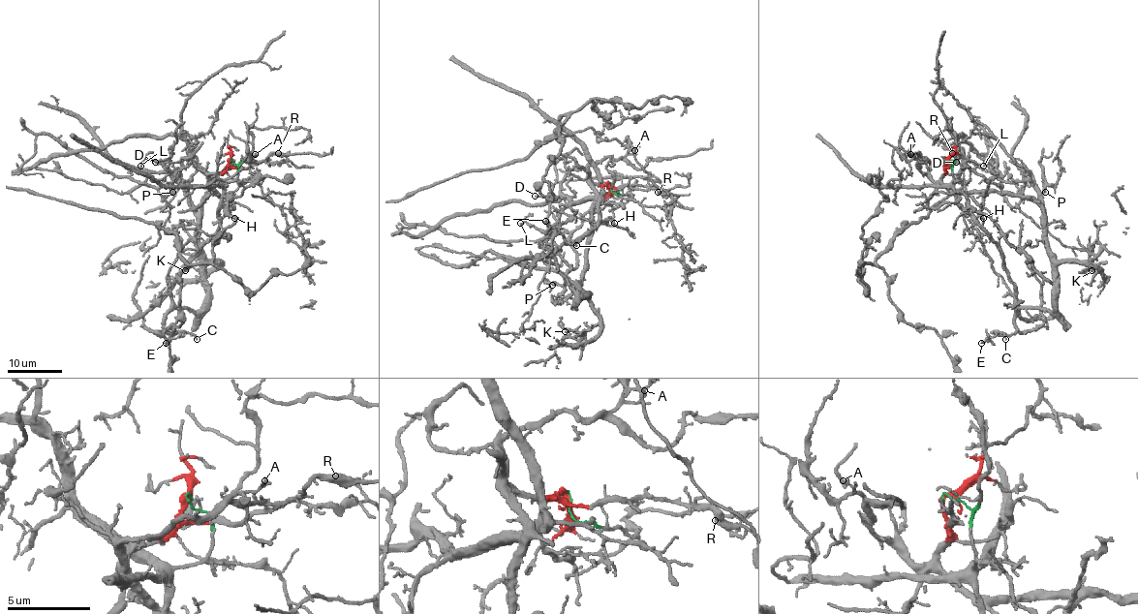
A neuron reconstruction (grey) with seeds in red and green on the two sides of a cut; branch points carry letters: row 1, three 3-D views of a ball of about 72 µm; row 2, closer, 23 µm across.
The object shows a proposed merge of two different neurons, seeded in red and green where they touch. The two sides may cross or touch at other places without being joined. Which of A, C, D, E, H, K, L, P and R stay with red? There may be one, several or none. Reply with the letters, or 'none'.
A, C, D, E, H, K, L, P, R

